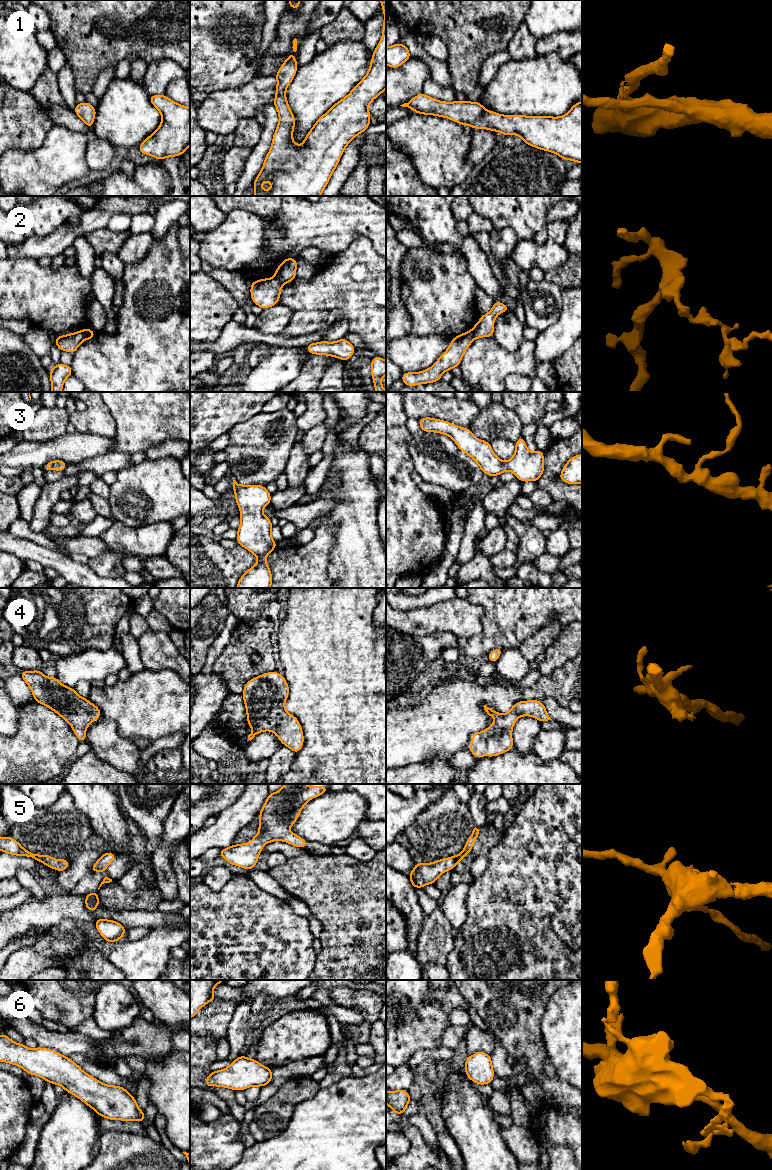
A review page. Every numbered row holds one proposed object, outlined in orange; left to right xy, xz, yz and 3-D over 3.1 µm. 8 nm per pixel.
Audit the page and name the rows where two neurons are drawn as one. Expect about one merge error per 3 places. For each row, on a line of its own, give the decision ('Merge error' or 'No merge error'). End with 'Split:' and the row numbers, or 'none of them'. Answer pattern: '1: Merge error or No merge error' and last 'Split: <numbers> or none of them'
1: No merge error
2: Merge error
3: No merge error
4: No merge error
5: No merge error
6: No merge error
Split: 2

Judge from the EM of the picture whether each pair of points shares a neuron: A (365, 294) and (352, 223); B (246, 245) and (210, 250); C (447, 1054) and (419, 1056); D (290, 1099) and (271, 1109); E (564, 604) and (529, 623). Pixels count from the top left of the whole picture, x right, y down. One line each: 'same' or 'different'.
A: different
B: same
C: same
D: same
E: same

